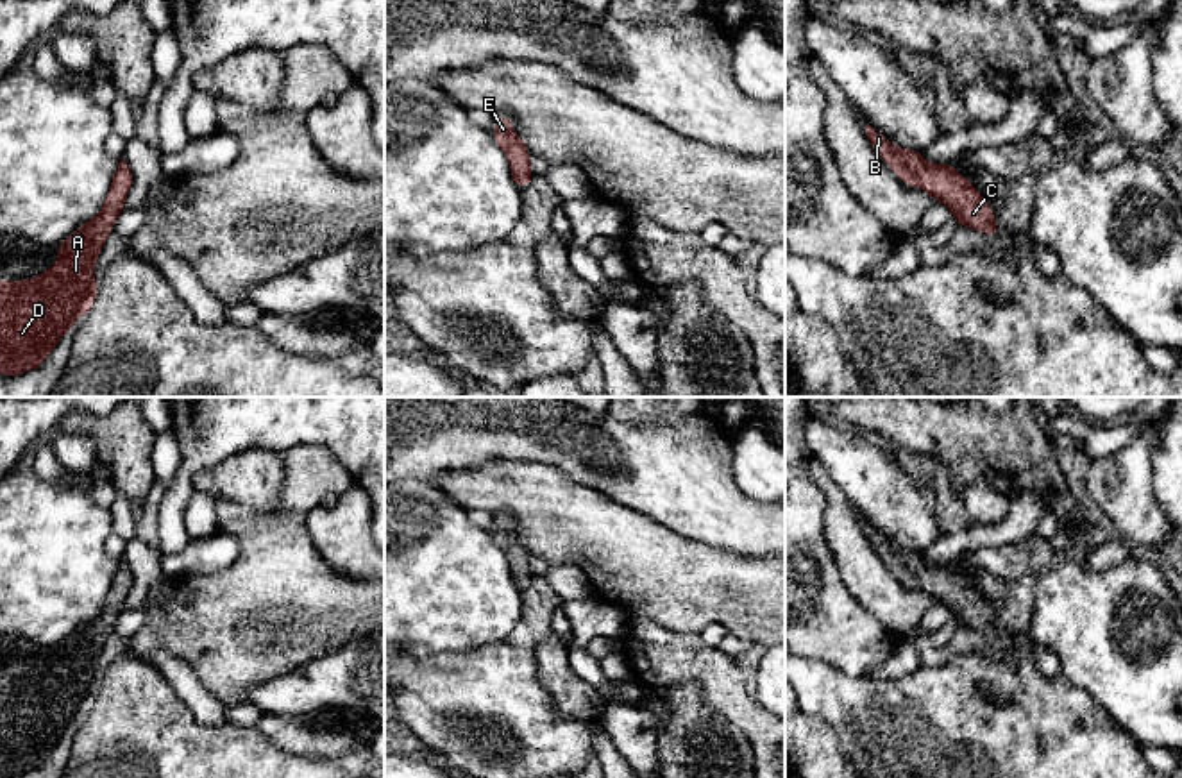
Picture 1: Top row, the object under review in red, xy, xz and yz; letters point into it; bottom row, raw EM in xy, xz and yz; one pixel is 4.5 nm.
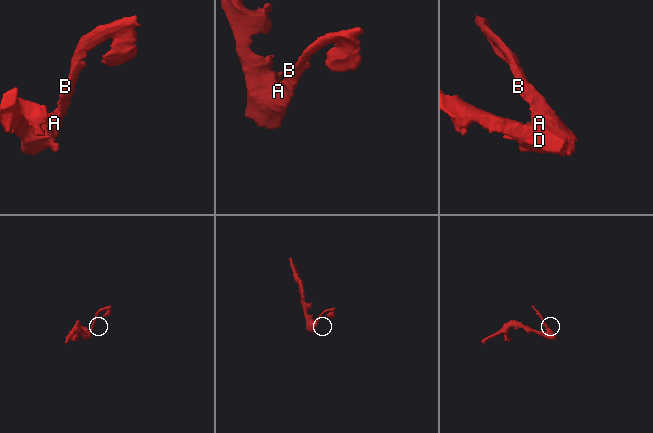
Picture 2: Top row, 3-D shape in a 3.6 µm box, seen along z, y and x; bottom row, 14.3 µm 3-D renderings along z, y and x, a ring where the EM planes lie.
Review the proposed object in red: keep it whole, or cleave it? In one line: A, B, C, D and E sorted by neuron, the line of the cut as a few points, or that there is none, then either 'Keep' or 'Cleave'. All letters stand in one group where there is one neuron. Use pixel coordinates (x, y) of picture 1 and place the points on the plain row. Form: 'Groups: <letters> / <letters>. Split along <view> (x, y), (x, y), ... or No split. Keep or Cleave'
Groups: A B C D E. No split. Keep

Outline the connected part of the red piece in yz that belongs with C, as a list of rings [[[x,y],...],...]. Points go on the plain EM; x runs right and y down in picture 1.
[[[865,526],[865,535],[896,578],[912,588],[928,592],[933,603],[944,603],[951,617],[957,619],[958,628],[969,626],[975,631],[984,631],[992,640],[998,638],[1001,630],[994,622],[989,603],[951,563],[930,567],[924,562],[924,553],[899,549],[871,526]]]

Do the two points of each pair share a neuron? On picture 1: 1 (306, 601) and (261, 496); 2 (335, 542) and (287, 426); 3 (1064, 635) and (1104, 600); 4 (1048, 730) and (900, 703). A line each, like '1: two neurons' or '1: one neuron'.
1: two neurons
2: two neurons
3: one neuron
4: one neuron

